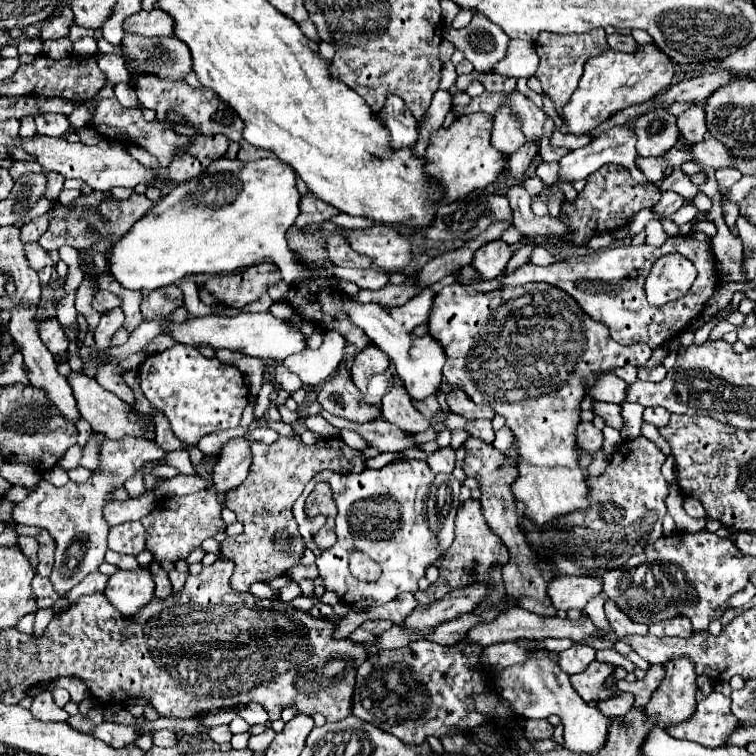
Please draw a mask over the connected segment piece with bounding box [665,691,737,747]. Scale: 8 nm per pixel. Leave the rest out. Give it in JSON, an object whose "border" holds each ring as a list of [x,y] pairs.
{"border":[[[713,691],[709,697],[697,703],[697,709],[689,719],[677,725],[669,725],[665,731],[675,739],[693,741],[703,747],[719,747],[737,725],[729,705],[729,697]]]}

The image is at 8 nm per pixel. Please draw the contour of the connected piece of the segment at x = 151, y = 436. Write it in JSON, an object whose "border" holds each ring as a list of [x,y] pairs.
{"border":[[[71,373],[69,375],[75,399],[77,399],[77,407],[83,419],[87,419],[93,427],[93,431],[103,433],[107,439],[121,439],[121,437],[141,437],[147,441],[155,441],[155,425],[141,425],[139,423],[139,415],[135,409],[131,409],[125,401],[121,401],[115,393],[103,389],[95,379],[83,375],[83,373]]]}

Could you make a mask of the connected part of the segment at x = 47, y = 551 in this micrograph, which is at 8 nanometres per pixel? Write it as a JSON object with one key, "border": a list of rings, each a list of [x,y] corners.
{"border":[[[17,525],[15,527],[19,535],[33,535],[39,543],[39,565],[37,565],[37,573],[41,577],[49,577],[51,569],[53,569],[53,553],[55,553],[55,541],[51,539],[51,535],[43,529],[33,529],[33,527],[25,527],[25,525]]]}

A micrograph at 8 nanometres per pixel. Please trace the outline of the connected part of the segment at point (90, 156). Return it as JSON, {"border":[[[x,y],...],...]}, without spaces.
{"border":[[[35,135],[33,139],[25,141],[21,139],[19,143],[21,149],[25,149],[27,153],[37,157],[37,163],[41,167],[45,167],[47,171],[55,171],[61,173],[65,179],[81,179],[83,183],[87,183],[93,189],[99,191],[111,191],[113,187],[121,185],[127,189],[137,187],[139,183],[149,185],[155,183],[159,179],[159,173],[155,169],[143,167],[139,161],[135,161],[119,141],[107,141],[101,139],[97,145],[87,147],[83,143],[69,143],[61,137],[43,137],[43,135]]]}

